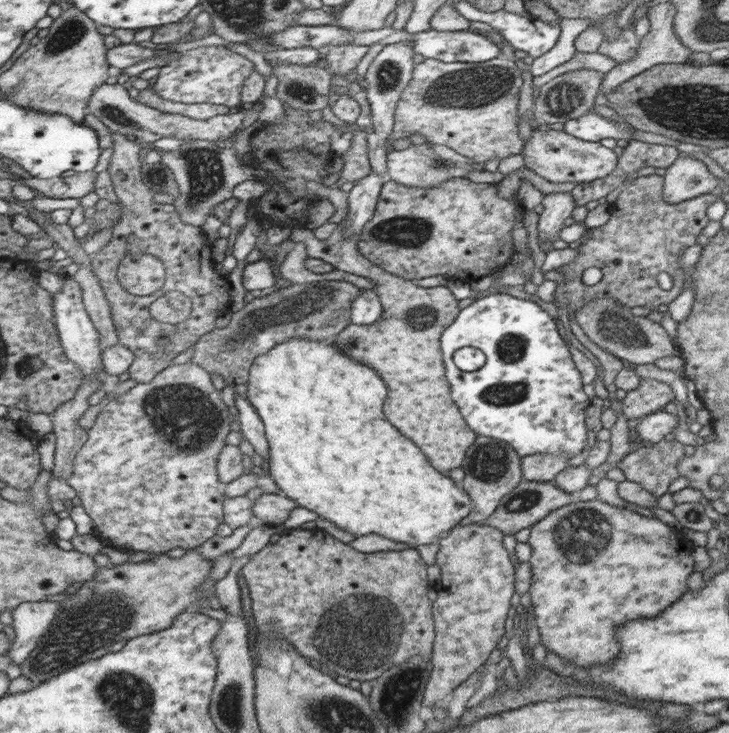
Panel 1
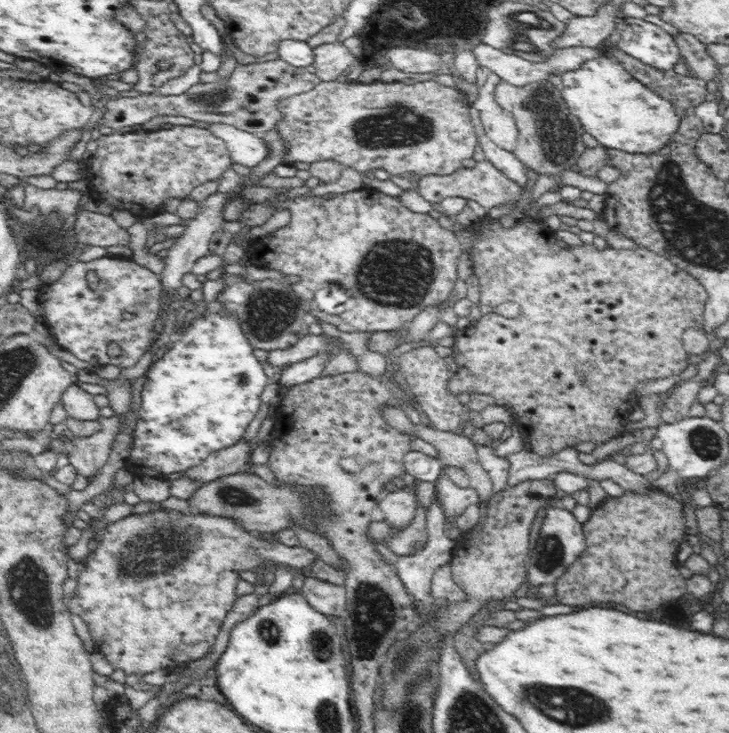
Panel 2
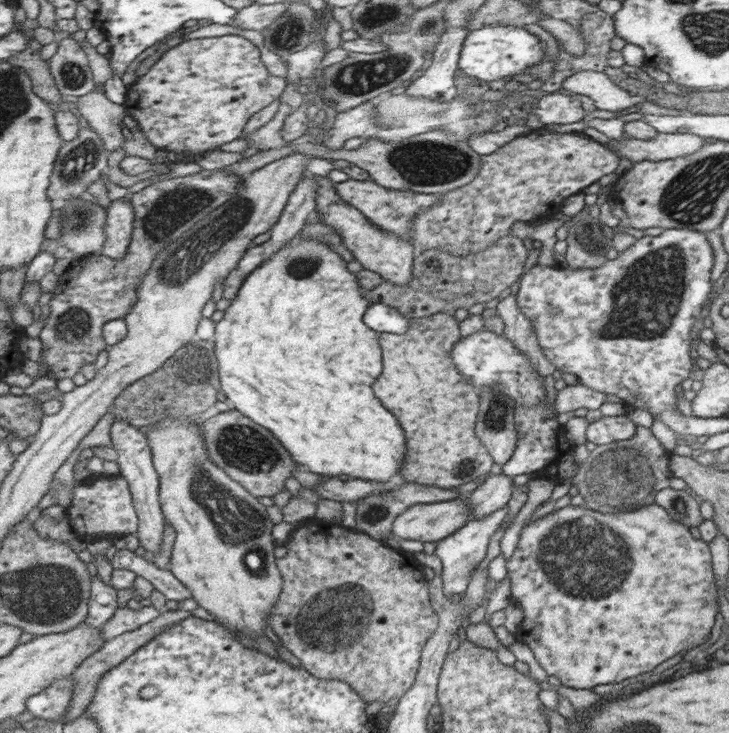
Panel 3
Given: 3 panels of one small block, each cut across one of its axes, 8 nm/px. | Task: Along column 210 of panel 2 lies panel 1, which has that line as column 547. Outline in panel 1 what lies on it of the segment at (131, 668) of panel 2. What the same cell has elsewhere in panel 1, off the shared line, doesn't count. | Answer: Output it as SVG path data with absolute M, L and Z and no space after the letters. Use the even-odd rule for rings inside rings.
M598 499L586 502L575 500L562 508L558 508L558 510L552 511L548 516L533 524L528 544L533 548L533 553L529 560L532 575L529 593L534 606L532 613L536 617L536 624L541 634L540 643L547 648L547 652L550 650L559 654L565 660L564 662L568 664L568 667L590 668L596 666L596 664L610 662L618 654L618 644L614 642L614 628L618 624L624 624L624 622L628 622L632 618L638 618L638 616L658 616L666 606L670 606L684 592L688 592L689 588L686 585L686 580L691 572L694 572L694 559L692 558L694 545L686 532L678 527L670 527L662 523L662 520L658 517L656 519L648 518L635 511L631 511L630 508L612 506Z

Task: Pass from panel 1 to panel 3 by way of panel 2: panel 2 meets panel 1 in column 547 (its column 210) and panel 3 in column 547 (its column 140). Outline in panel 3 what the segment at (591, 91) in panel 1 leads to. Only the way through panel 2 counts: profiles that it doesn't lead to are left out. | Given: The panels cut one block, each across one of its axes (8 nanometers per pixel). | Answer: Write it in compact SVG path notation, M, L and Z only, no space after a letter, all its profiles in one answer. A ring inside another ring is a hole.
M548 93L536 101L533 113L546 124L572 124L586 116L576 96Z

